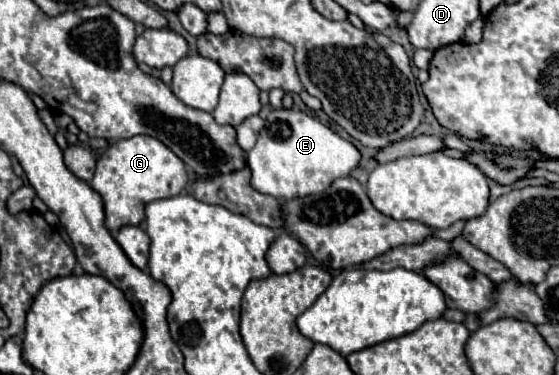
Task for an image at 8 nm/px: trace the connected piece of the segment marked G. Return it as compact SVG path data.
M133 136L111 144L97 160L97 170L91 180L91 188L103 198L105 226L109 232L117 232L121 226L129 224L139 226L145 220L145 206L149 202L177 196L185 186L185 164L153 136Z

